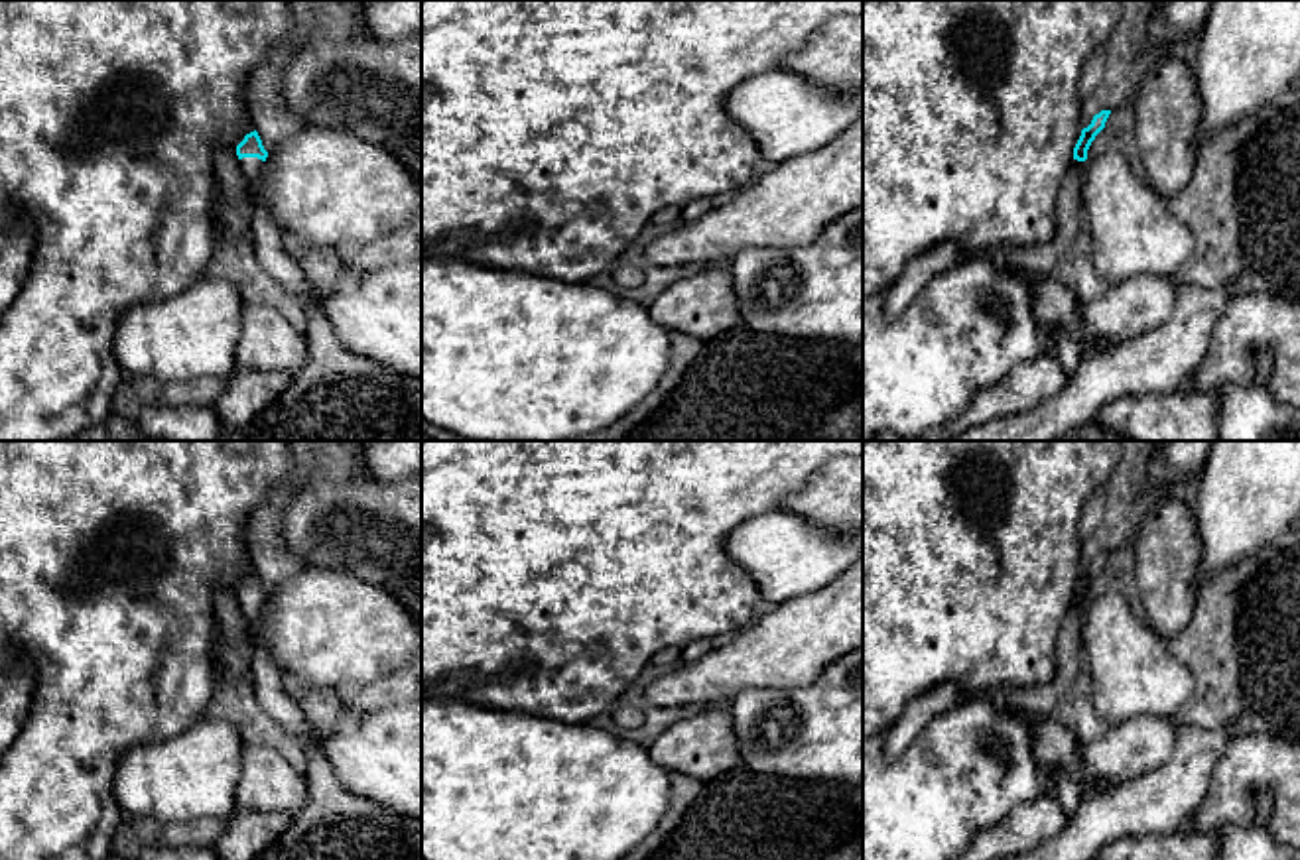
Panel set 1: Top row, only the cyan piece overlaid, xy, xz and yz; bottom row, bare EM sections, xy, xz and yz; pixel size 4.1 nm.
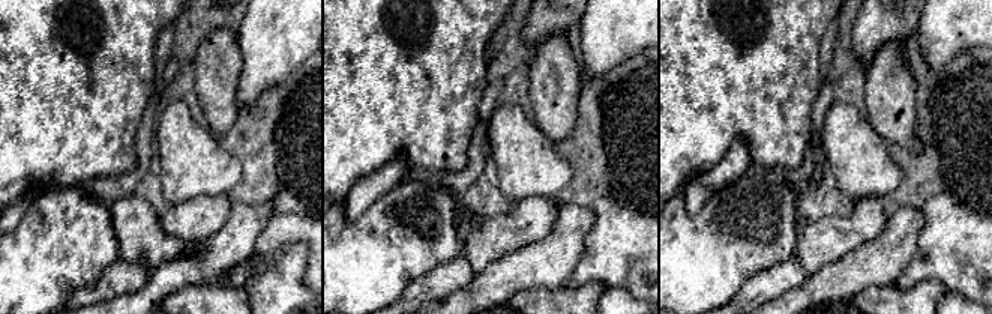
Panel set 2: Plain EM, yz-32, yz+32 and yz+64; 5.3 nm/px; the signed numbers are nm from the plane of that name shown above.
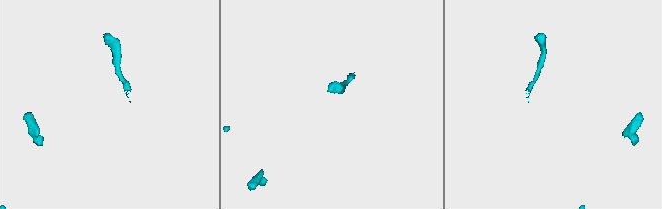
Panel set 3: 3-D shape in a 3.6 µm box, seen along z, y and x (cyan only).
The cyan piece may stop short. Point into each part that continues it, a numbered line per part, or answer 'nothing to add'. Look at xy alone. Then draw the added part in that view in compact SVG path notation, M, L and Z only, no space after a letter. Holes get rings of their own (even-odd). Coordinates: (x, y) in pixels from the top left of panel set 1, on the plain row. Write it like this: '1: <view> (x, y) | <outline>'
1: xy (253, 607) | M242 598L240 606L250 620L250 624L260 626L262 624L262 606L264 602L258 598Z

